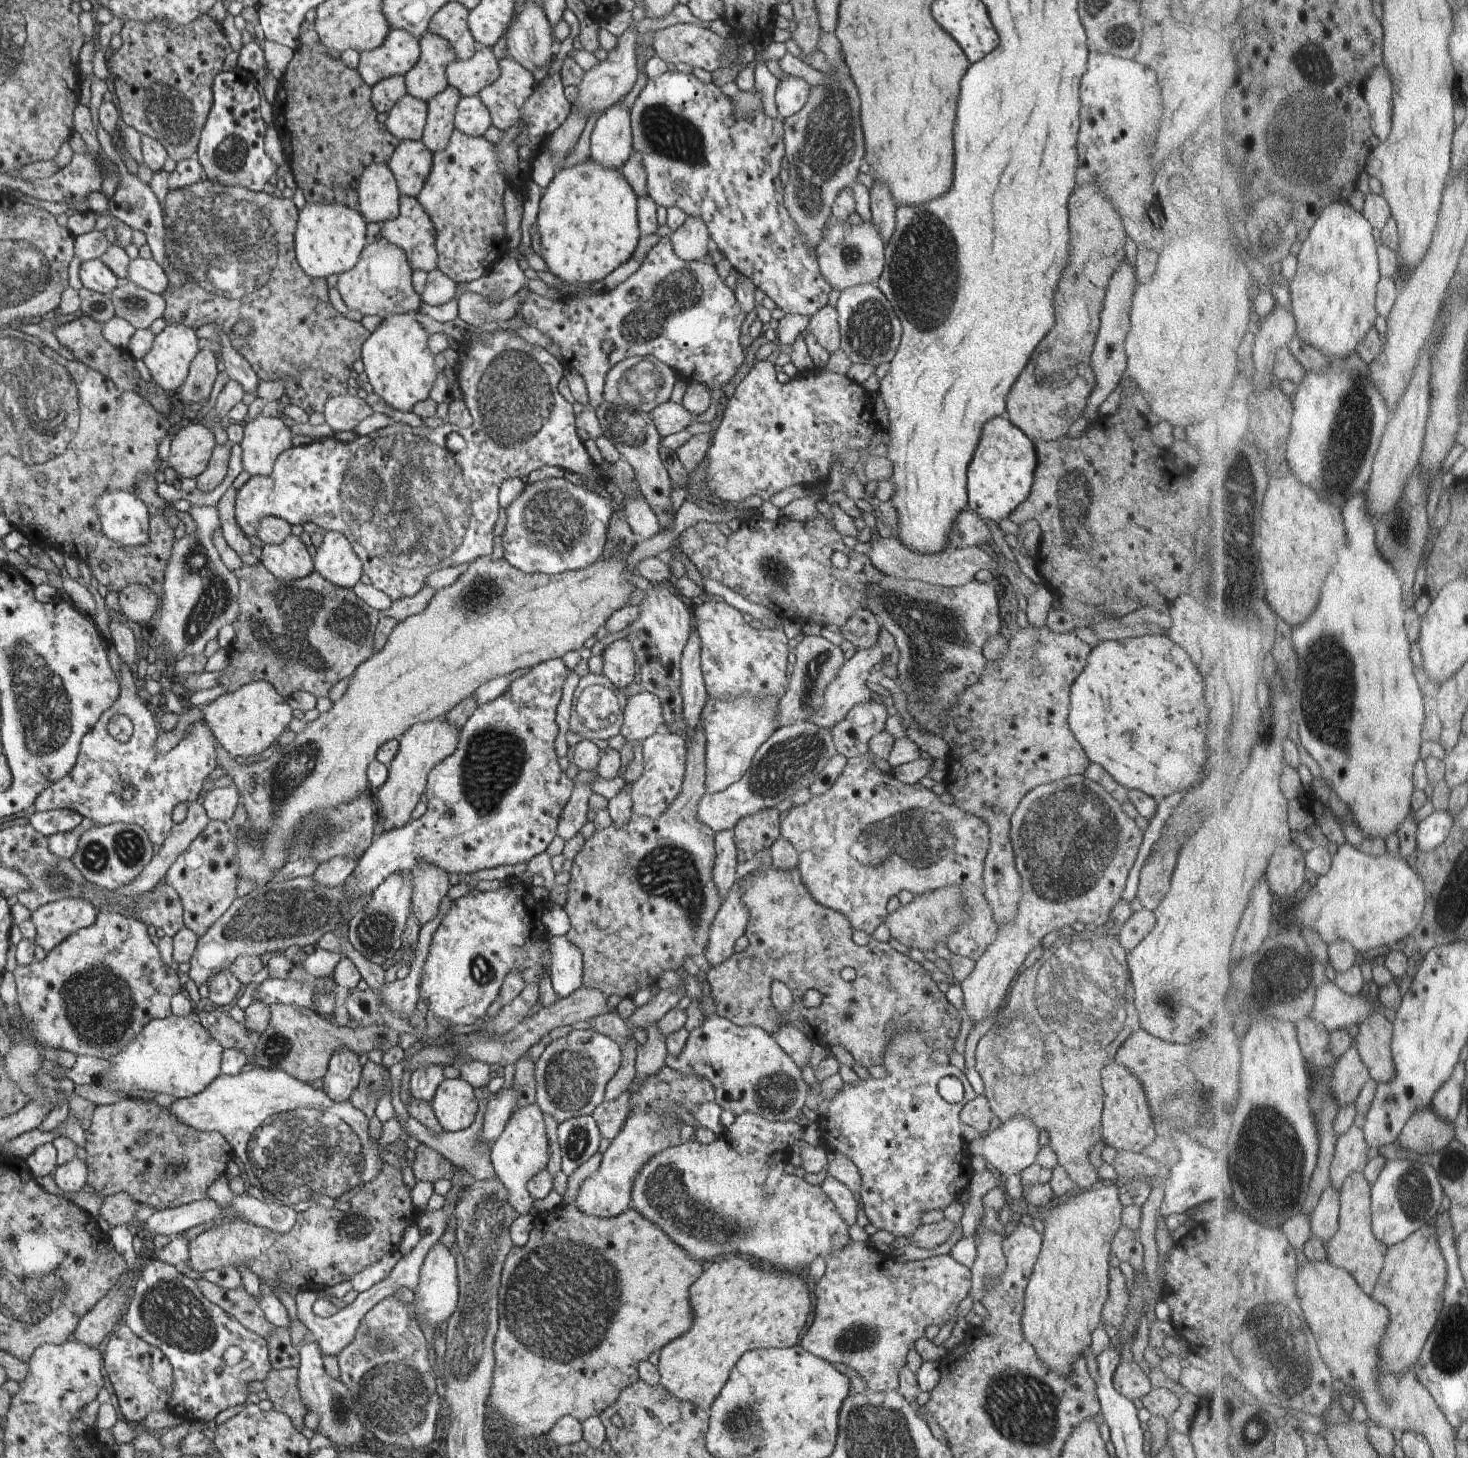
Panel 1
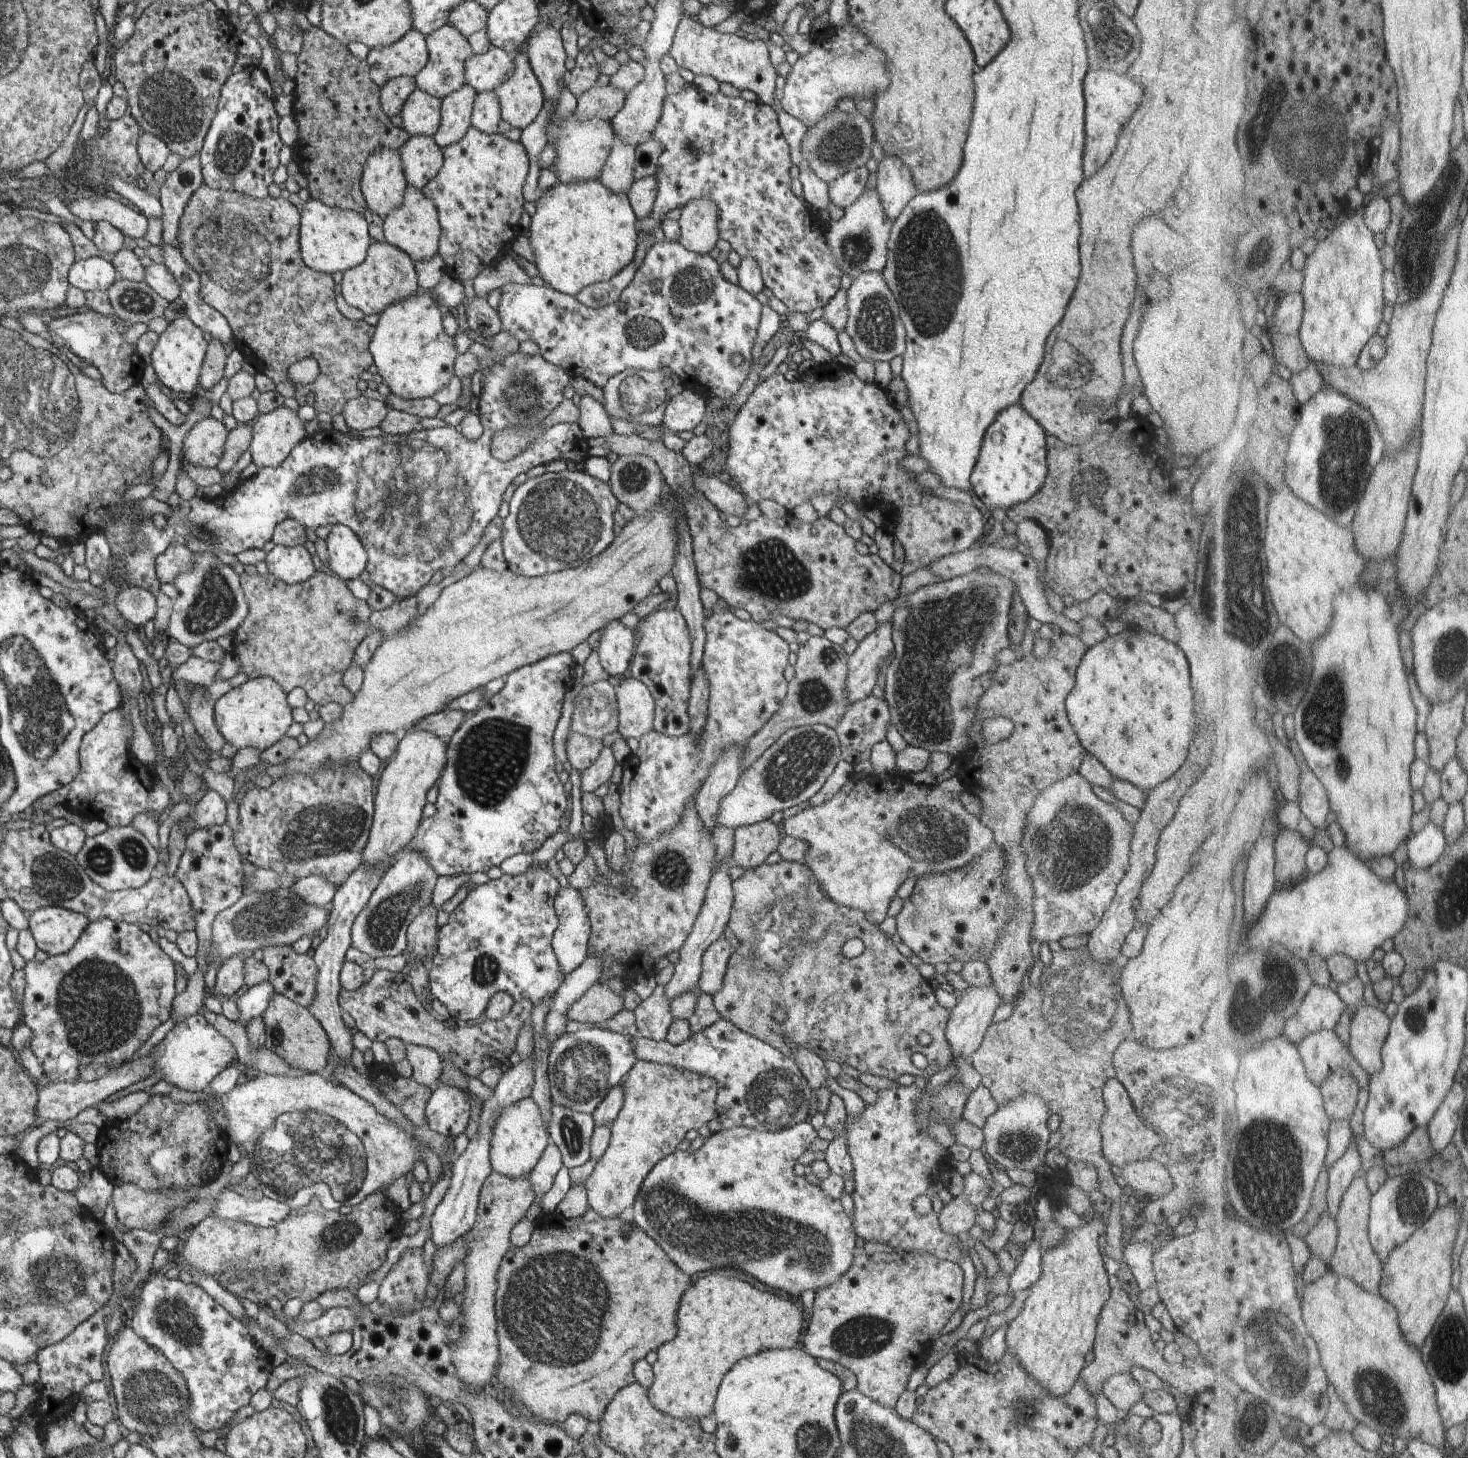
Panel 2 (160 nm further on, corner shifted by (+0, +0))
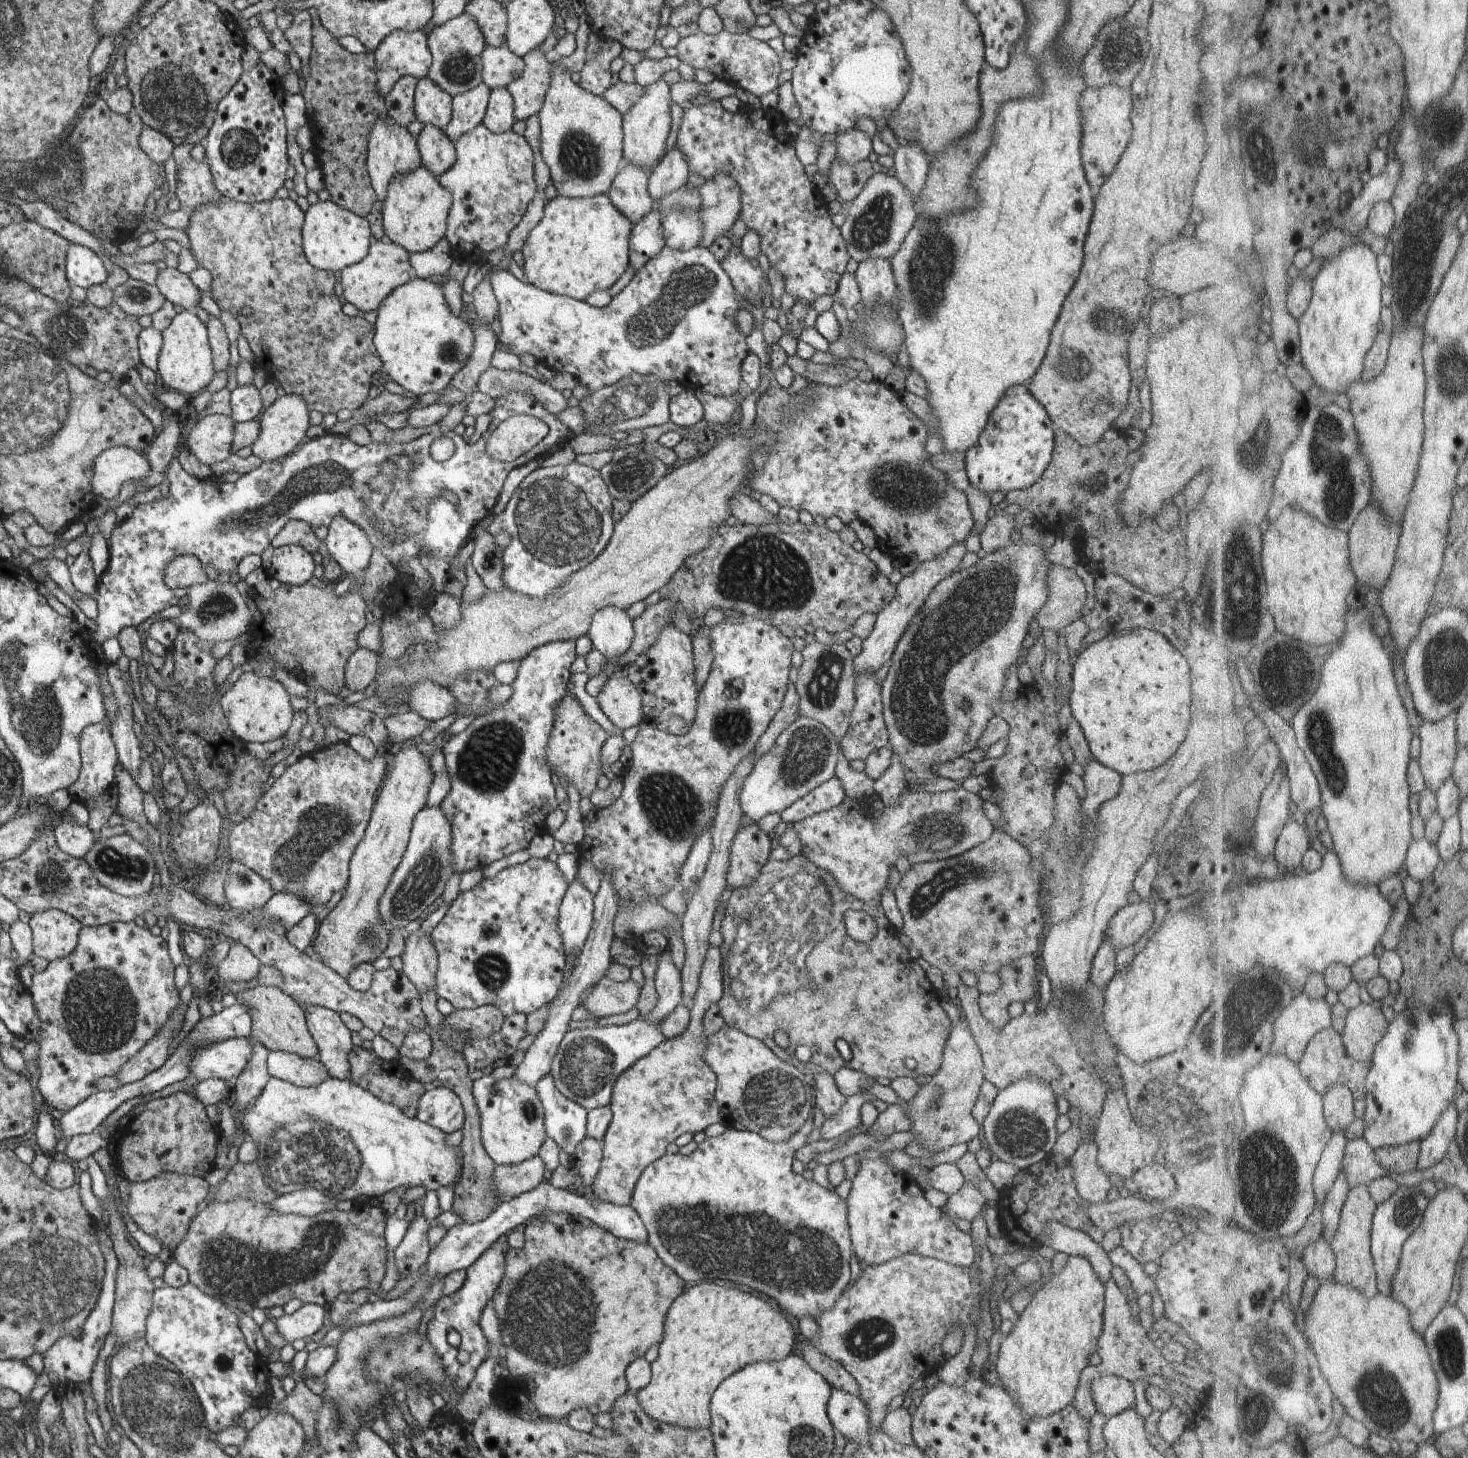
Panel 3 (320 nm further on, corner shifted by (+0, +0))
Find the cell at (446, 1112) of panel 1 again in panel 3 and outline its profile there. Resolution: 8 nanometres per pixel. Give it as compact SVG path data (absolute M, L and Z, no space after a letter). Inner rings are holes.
M444 1087L431 1088L419 1098L416 1120L448 1134L462 1128L464 1112L459 1098Z

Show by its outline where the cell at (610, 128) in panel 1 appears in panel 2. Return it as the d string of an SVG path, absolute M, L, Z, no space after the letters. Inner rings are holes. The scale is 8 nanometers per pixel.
M614 134L612 146L598 176L600 183L614 193L625 195L634 180L634 146L623 143Z

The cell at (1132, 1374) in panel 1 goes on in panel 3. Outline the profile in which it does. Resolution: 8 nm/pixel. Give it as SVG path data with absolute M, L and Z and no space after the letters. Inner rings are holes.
M1105 1374L1089 1384L1096 1412L1109 1418L1134 1405L1132 1384L1125 1378Z

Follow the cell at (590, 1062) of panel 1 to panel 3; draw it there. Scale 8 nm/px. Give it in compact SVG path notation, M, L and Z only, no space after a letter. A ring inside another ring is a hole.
M640 1018L633 1022L609 1028L585 1028L568 1031L563 1037L553 1059L550 1072L553 1084L561 1096L575 1102L586 1112L590 1109L608 1106L615 1080L646 1056L653 1048L664 1042L663 1034L653 1024Z

